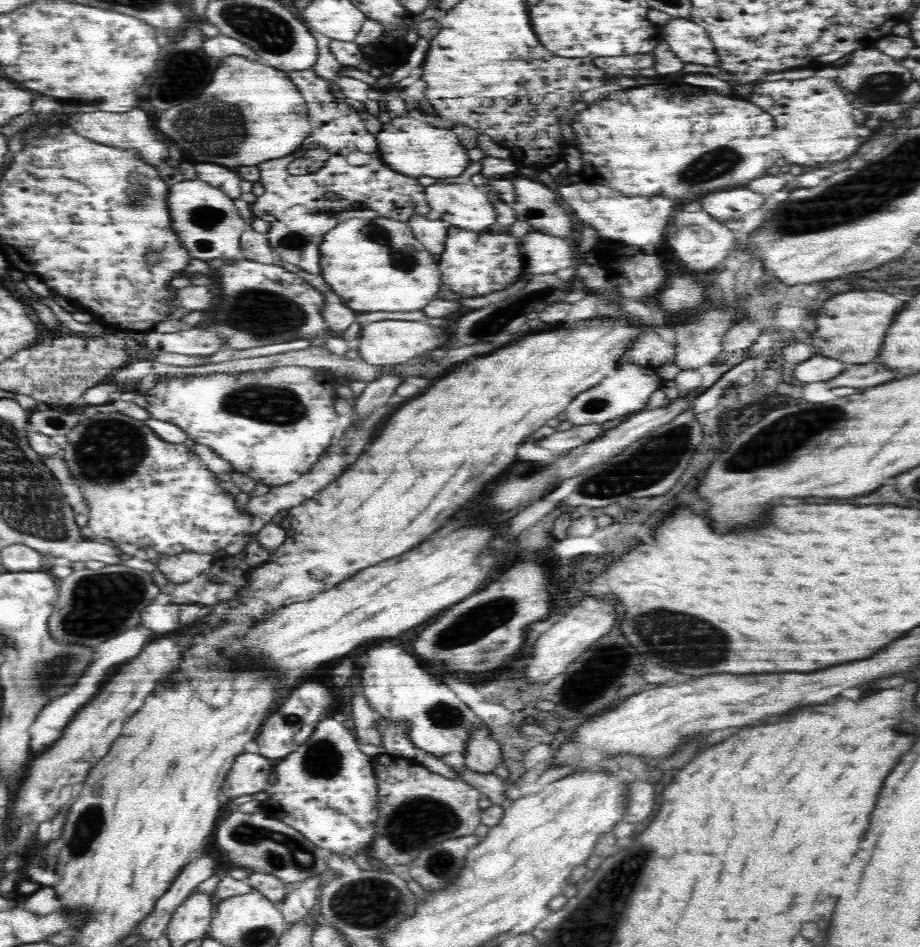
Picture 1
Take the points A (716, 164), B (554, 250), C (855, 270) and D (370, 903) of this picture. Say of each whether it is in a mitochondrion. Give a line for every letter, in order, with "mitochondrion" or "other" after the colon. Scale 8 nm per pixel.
A: mitochondrion
B: other
C: other
D: mitochondrion

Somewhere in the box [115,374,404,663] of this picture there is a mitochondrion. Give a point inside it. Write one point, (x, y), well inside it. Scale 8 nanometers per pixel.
(280, 405)

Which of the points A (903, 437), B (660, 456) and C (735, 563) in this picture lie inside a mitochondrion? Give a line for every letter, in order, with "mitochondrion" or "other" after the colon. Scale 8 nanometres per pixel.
A: other
B: mitochondrion
C: other

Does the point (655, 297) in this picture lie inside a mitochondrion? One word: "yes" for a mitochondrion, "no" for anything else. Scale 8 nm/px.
no

